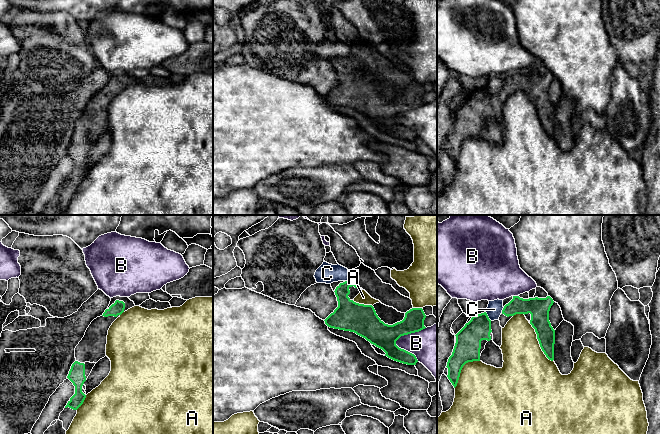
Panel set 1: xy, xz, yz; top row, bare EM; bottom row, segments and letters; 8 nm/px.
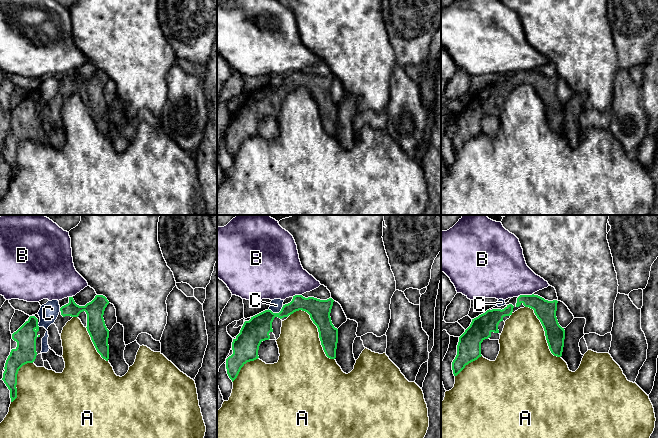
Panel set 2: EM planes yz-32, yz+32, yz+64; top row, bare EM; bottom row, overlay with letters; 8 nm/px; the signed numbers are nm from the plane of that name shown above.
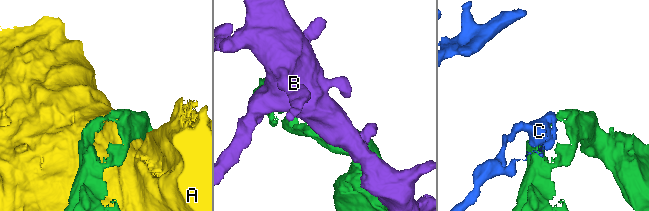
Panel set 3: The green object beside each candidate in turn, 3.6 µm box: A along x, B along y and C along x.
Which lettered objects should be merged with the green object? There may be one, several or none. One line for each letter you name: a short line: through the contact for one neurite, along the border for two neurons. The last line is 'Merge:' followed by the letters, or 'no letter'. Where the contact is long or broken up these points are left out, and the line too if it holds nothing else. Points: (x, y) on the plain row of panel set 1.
Merge: no letter

